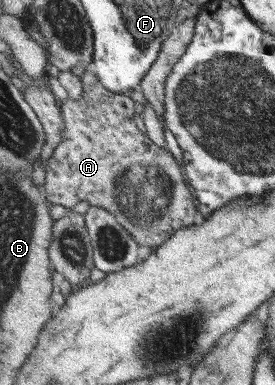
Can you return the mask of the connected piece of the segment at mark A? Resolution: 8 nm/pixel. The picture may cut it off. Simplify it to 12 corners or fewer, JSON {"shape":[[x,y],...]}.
{"shape":[[90,67],[60,102],[53,205],[87,201],[154,254],[200,215],[140,107]]}

